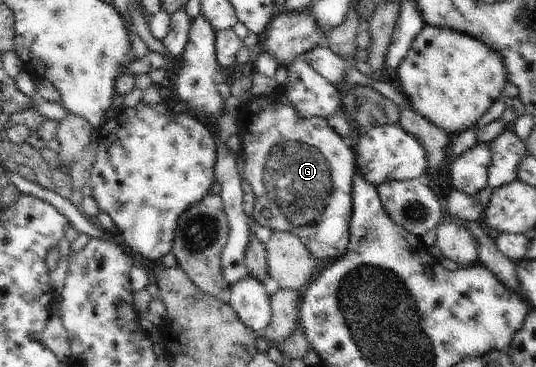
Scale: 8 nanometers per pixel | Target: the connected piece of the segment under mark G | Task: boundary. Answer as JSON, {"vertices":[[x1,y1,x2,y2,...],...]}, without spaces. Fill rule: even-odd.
{"vertices":[[284,87,275,89,272,94,263,97,255,97,249,100,246,104,243,104,239,108,237,118,237,135,241,141,240,152,242,153,244,160,244,168,242,175,252,185,254,196,256,196,256,202,254,205,253,213,251,217,254,222,259,226,267,226,272,231,287,231,296,234,296,236,302,238,303,243,309,248,312,260,334,260,338,257,346,254,349,247,349,222,353,213,353,176,357,170,357,164,355,163,355,156,351,148,351,142,349,139,341,137,337,132,334,132,327,120,322,117,310,117,307,119,300,118,298,113,291,107,288,94]]}

